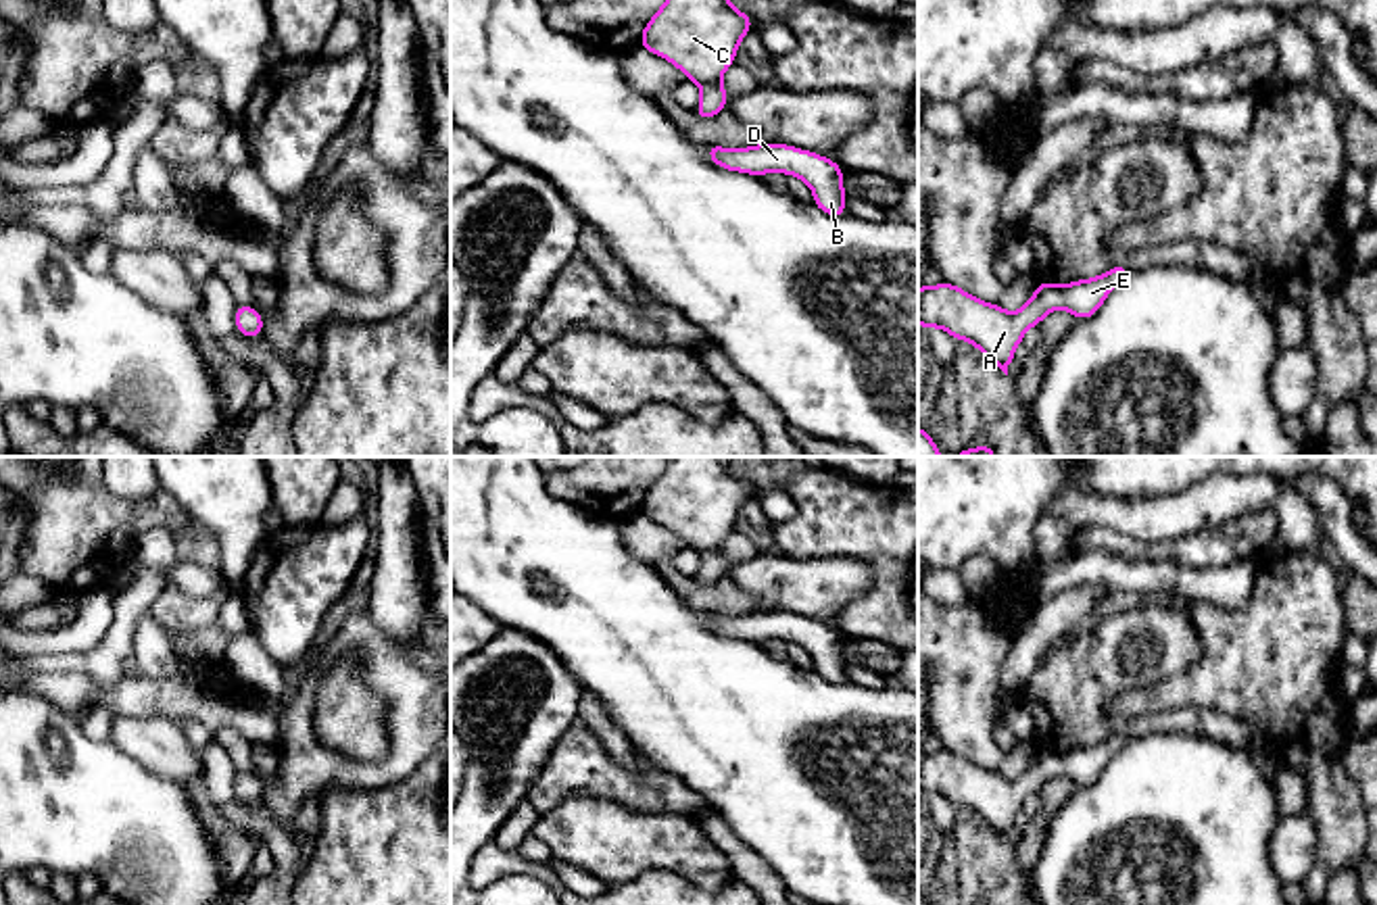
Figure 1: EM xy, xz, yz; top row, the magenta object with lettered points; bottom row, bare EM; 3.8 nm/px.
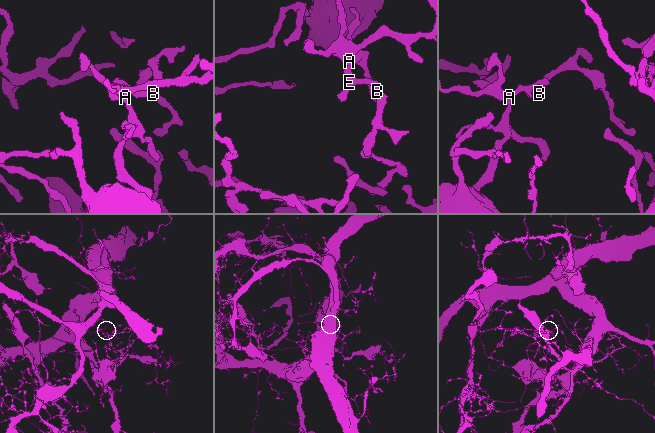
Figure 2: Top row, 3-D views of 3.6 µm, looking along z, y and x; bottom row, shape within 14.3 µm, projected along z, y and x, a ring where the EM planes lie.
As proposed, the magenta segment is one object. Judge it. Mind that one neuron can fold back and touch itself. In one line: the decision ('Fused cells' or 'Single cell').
Single cell

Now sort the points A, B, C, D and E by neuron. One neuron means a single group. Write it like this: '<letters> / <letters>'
A B C D E

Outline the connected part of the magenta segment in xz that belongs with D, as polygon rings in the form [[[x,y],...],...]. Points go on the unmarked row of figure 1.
[[[707,611],[707,623],[722,636],[757,644],[770,638],[797,642],[814,657],[814,671],[820,678],[830,684],[847,680],[843,636],[826,623],[787,611],[757,611],[739,617]]]

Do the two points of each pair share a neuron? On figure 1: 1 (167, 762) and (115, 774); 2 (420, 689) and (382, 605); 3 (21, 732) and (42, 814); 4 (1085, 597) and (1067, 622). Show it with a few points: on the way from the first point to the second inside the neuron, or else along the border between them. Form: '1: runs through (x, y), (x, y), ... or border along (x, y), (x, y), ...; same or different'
1: border along (111, 741), (151, 772), (186, 789); different
2: border along (372, 620), (403, 655), (428, 674); different
3: runs through (21, 753), (21, 774), (40, 793); same
4: runs through (1079, 603), (1067, 616); same

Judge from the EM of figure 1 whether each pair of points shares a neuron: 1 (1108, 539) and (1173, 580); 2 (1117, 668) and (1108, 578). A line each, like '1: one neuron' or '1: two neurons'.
1: two neurons
2: two neurons

